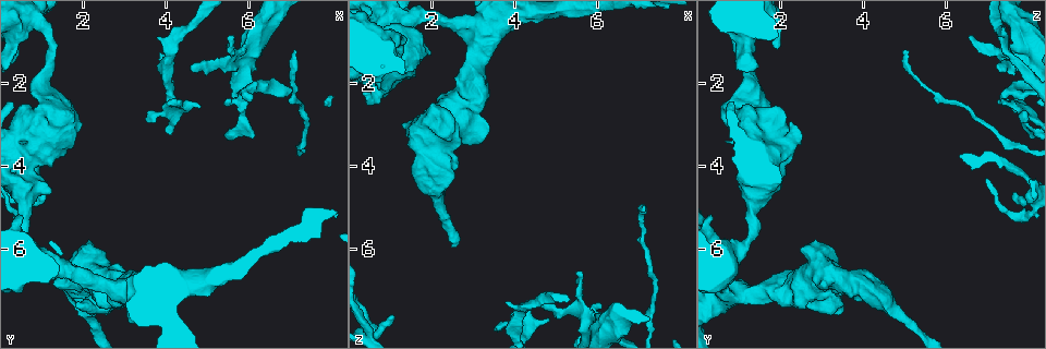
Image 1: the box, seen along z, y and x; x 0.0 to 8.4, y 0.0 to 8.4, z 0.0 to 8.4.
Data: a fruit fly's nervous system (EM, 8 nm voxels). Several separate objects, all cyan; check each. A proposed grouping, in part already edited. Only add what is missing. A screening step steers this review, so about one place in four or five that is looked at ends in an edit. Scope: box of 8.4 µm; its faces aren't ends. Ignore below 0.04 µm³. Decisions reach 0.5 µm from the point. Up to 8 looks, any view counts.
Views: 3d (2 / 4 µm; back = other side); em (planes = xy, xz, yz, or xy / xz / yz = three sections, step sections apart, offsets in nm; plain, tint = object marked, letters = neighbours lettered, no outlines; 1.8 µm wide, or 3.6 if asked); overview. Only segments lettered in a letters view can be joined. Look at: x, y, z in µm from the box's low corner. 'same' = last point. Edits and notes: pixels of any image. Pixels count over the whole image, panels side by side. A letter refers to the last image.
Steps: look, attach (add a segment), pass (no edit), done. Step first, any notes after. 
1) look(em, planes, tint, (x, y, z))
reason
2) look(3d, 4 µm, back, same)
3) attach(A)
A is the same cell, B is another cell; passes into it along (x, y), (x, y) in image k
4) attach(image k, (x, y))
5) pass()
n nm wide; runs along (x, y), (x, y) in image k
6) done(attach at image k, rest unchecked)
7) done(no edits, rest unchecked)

look(em, xz, step 4, tint, (0.80, 3.45, 2.15))
calibre changes

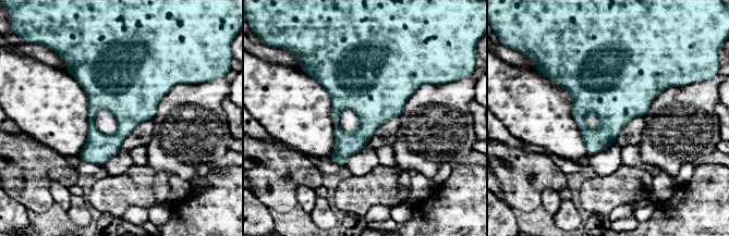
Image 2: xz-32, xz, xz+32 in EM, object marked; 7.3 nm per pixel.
look(em, planes, letters, same)
cut it another way

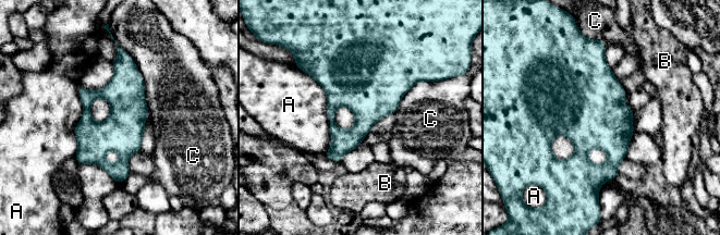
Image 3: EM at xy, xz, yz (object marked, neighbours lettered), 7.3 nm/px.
pass()
A, B and C are other cells; border along (301, 69), (326, 94), (325, 155) in image 3; none of them fits

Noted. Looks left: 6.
look(3d, 4 µm, back, (1.15, 4.65, 7.65))
thin end

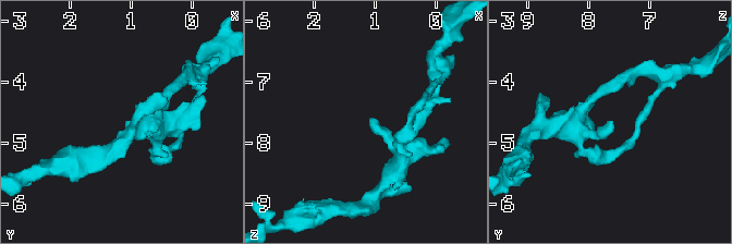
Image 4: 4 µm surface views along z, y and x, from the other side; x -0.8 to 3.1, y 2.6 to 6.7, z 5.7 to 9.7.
look(em, xz, step 16, letters, (1.05, 4.65, 7.60))
now the EM

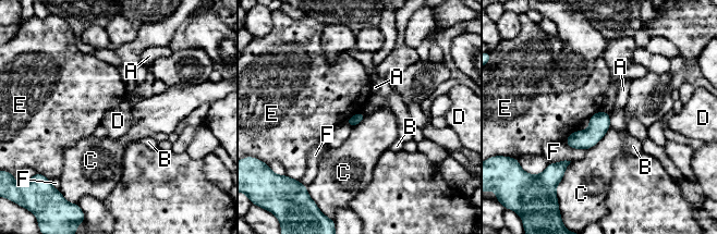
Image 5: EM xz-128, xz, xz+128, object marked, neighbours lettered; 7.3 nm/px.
pass()
A, B, C, D, E and F are other cells; border along (361, 111), (352, 114), (344, 122) in image 5; none of them fits

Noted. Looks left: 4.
look(em, xy, step 16, letters, (6.10, 2.40, 7.35))
three-way junction

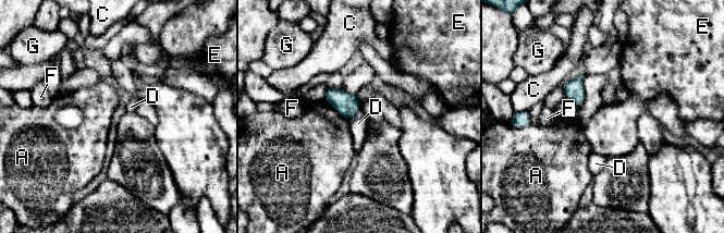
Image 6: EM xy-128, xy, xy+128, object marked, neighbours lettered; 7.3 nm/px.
look(em, yz, step 4, letters, same)

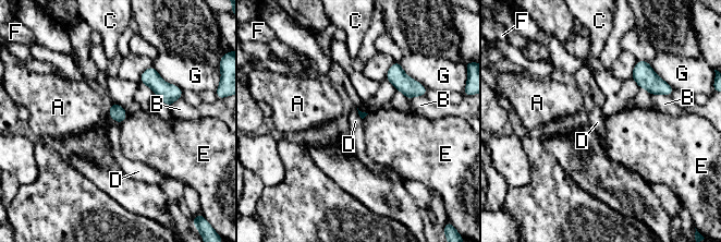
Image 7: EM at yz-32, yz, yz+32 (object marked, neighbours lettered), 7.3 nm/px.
pass()
A, B, C, D, E, F and G are other cells; border along (108, 113), (119, 124) in image 7; none of them fits

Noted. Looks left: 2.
done(no edits, rest unchecked)

